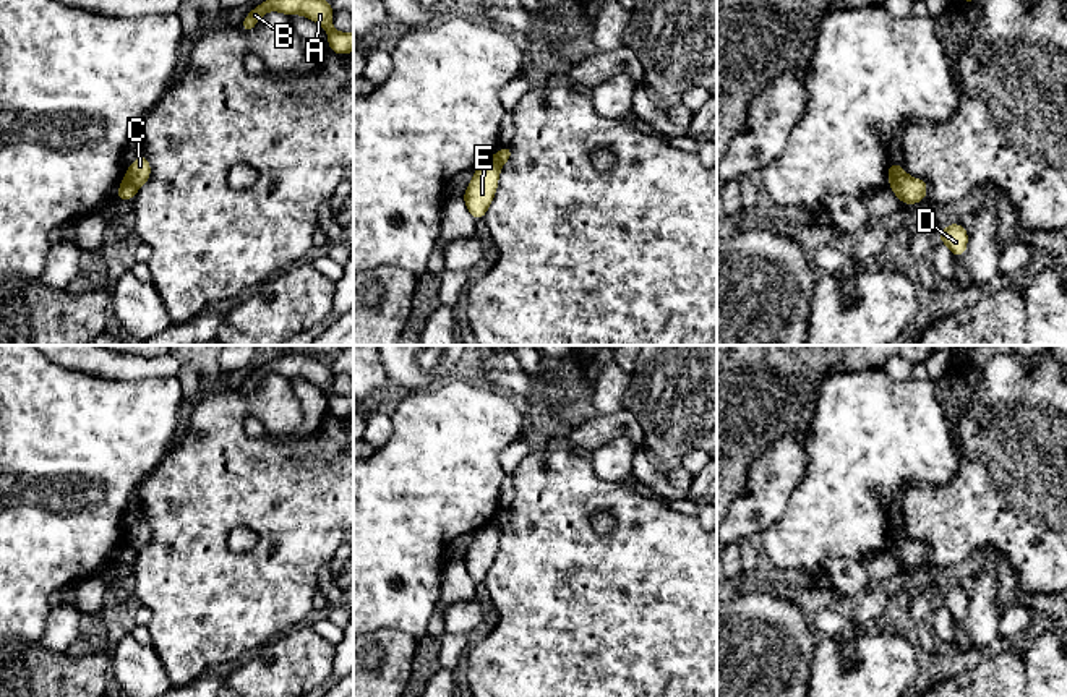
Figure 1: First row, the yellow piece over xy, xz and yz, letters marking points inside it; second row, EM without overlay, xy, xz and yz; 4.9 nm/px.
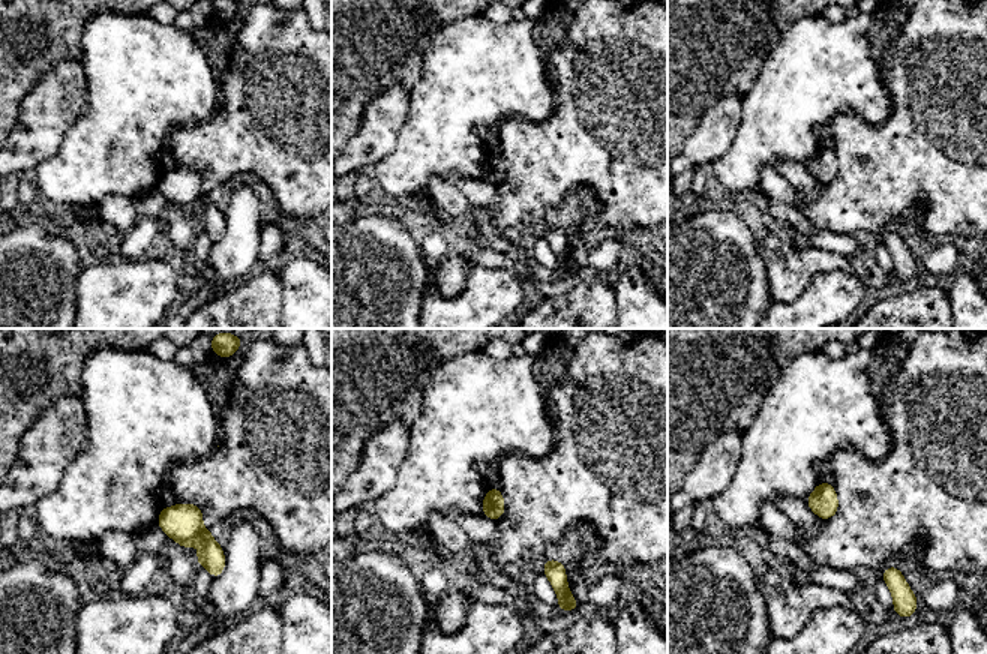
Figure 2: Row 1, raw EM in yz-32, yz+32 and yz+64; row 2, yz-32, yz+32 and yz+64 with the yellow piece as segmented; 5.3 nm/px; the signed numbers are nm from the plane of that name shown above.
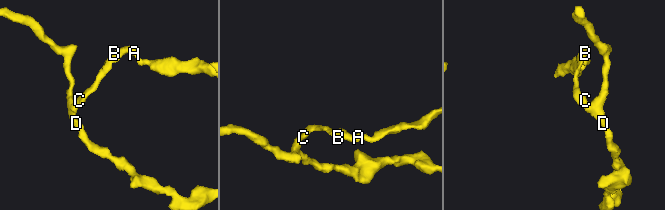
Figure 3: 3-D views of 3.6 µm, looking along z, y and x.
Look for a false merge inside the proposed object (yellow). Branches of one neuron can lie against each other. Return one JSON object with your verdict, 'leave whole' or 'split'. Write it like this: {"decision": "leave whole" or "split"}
{"decision": "split"}

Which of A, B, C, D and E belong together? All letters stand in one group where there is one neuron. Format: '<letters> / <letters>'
A B C / D E

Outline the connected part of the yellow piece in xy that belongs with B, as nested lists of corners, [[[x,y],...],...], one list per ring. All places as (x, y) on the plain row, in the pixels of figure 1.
[[[287,353],[268,361],[246,378],[240,392],[243,396],[253,394],[256,391],[256,384],[271,373],[277,373],[289,381],[300,376],[318,386],[328,394],[326,399],[329,412],[337,418],[345,418],[354,413],[354,396],[337,396],[331,389],[334,379],[331,366],[316,357],[305,357],[300,353]]]

